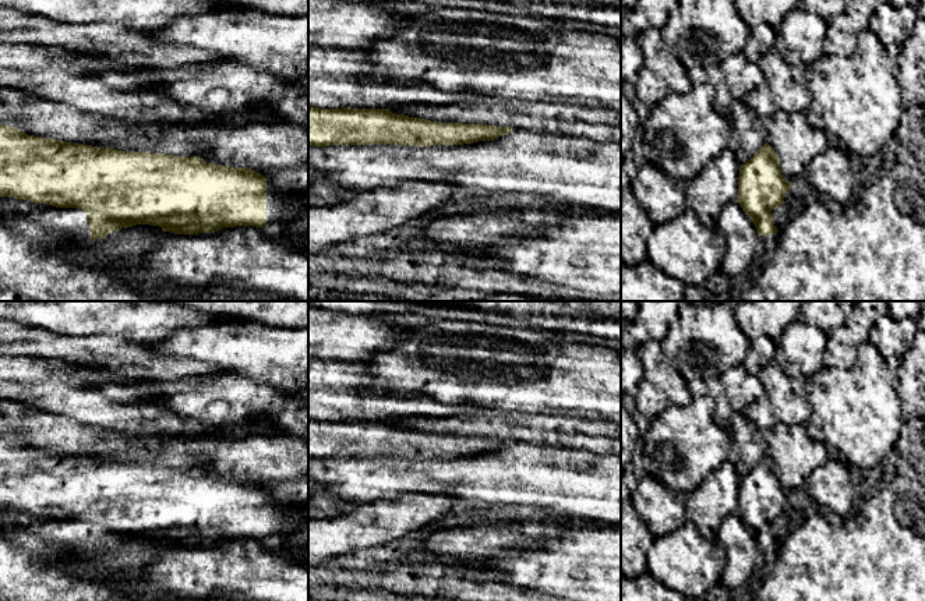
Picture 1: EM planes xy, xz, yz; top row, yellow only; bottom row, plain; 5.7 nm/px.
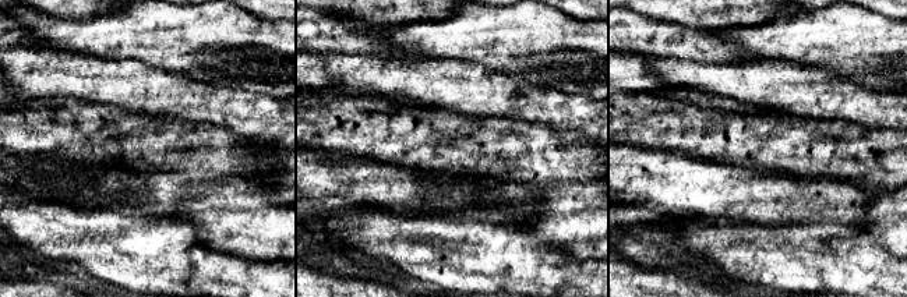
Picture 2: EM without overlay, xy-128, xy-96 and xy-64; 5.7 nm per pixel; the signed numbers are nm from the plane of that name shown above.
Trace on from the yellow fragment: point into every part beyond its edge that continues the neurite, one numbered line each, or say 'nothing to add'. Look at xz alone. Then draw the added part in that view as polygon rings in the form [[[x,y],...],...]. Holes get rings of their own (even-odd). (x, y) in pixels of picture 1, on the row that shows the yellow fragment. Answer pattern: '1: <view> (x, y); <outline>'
nothing to add

